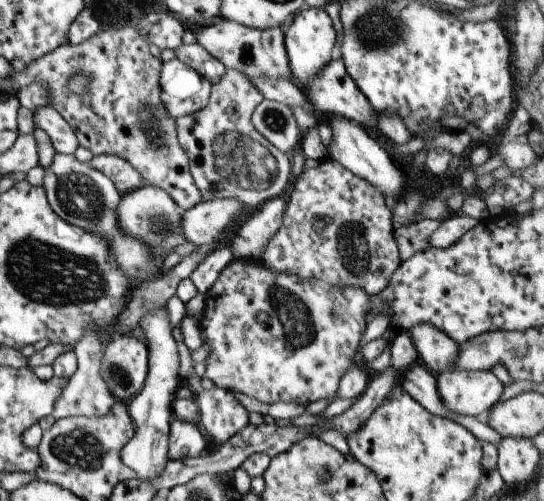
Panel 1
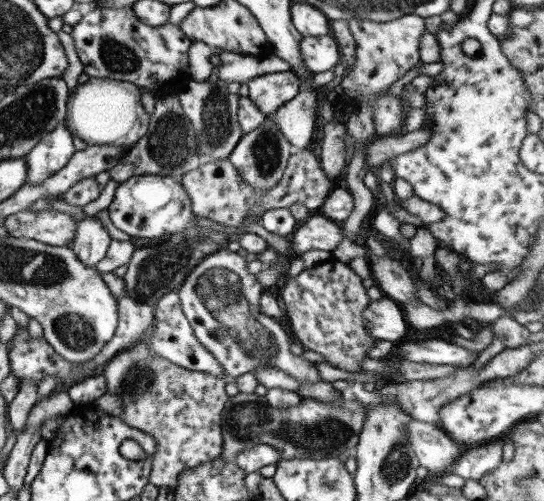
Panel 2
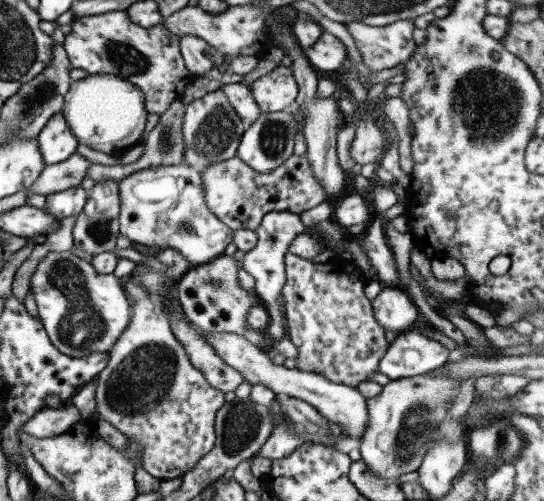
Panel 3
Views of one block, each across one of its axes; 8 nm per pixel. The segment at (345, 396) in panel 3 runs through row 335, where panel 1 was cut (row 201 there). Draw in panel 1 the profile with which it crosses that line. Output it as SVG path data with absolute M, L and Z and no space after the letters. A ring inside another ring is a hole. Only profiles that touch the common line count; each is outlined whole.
M235 198L201 201L181 212L181 234L187 243L195 245L220 242L221 232L231 229L244 205Z

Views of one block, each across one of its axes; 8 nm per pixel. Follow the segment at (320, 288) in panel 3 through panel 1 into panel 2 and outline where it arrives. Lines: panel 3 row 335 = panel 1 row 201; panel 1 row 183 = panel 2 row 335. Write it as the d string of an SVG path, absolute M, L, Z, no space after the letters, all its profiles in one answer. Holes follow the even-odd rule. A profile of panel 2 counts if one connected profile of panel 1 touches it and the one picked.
M330 258L315 267L303 269L295 277L286 278L286 281L279 287L278 300L291 326L293 336L304 349L321 354L329 365L349 372L358 372L361 368L359 363L367 358L368 349L375 342L375 338L369 336L363 328L362 312L370 300L361 285L361 278L349 268L347 263Z

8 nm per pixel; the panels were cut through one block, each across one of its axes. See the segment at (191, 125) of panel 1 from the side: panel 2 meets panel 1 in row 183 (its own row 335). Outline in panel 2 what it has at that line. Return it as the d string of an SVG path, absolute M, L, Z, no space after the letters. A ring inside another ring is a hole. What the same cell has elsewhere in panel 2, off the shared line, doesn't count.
M222 247L200 260L183 279L177 295L195 338L216 358L219 366L223 366L223 374L232 380L255 368L273 366L295 378L299 384L321 382L316 362L293 355L289 351L287 334L278 320L261 313L258 302L264 289L255 275L245 268L247 260L244 256Z

